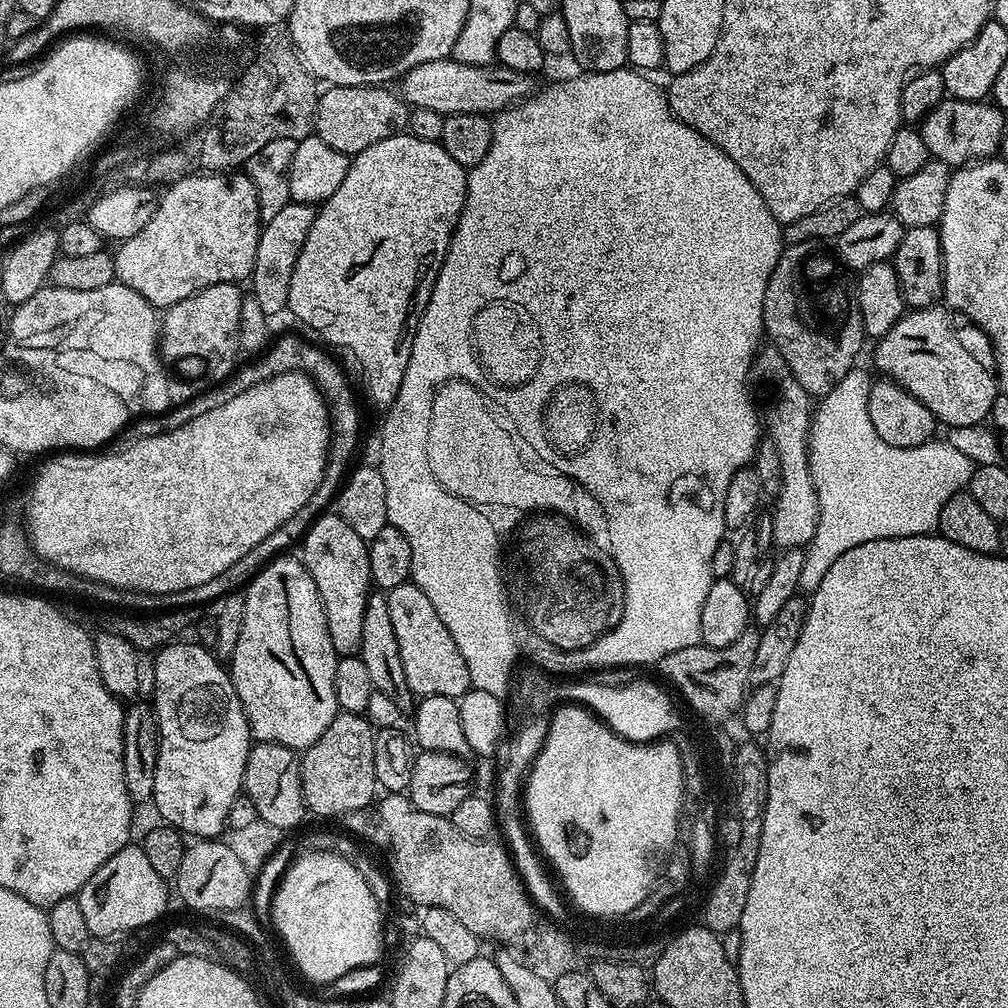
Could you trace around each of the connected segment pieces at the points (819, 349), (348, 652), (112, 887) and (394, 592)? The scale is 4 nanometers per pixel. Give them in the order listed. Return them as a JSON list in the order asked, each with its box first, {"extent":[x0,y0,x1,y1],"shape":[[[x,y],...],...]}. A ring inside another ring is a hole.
[{"extent":[762,243,866,398],"shape":[[[811,243],[790,244],[781,251],[770,274],[770,282],[766,282],[766,294],[762,298],[762,318],[767,339],[779,350],[798,384],[812,398],[823,398],[830,394],[830,390],[834,390],[834,386],[838,386],[838,382],[842,382],[842,378],[846,378],[848,371],[857,363],[856,355],[866,343],[866,337],[860,312],[853,314],[852,320],[848,320],[848,328],[844,328],[844,336],[840,336],[840,340],[824,340],[824,336],[812,336],[812,332],[804,332],[804,328],[800,328],[792,313],[790,262],[800,260],[800,256],[804,256],[804,252],[809,252],[812,247]]]},{"extent":[302,514,372,657],"shape":[[[321,514],[304,533],[303,544],[302,563],[318,586],[326,614],[326,626],[330,630],[330,642],[337,657],[355,656],[362,642],[362,614],[366,612],[372,584],[367,543],[358,534],[354,534],[354,530],[350,530],[350,526],[346,526],[340,516]]]},{"extent":[78,847,168,938],"shape":[[[143,847],[118,850],[79,890],[78,899],[89,933],[96,938],[116,938],[122,934],[119,932],[132,932],[154,923],[168,908],[168,888],[154,866],[150,866]]]},{"extent":[387,582,472,697],"shape":[[[411,582],[391,589],[387,597],[390,619],[394,625],[394,638],[398,638],[398,654],[402,654],[402,670],[406,674],[406,683],[413,697],[465,696],[472,687],[470,670],[466,670],[466,662],[462,654],[458,654],[454,638],[450,638],[450,630],[442,626],[438,610],[430,606],[430,598],[426,598],[420,587]]]}]

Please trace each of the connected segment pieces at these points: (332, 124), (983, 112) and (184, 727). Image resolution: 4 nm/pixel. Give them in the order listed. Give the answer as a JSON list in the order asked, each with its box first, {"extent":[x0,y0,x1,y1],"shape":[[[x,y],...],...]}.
[{"extent":[313,86,409,156],"shape":[[[328,86],[319,93],[316,116],[313,118],[314,135],[326,146],[334,146],[344,156],[357,156],[366,146],[382,142],[382,138],[399,136],[408,127],[409,105],[388,86]]]},{"extent":[918,98,1006,166],"shape":[[[945,98],[919,121],[918,127],[931,159],[949,166],[967,166],[977,158],[991,157],[999,149],[1006,130],[1004,116],[1005,113],[992,102]]]},{"extent":[152,642,254,838],"shape":[[[173,642],[167,648],[161,648],[155,653],[154,660],[156,665],[152,668],[152,700],[156,714],[156,725],[160,731],[160,749],[158,750],[158,770],[154,770],[154,794],[152,795],[152,804],[156,812],[161,816],[165,825],[171,826],[181,834],[187,834],[192,838],[216,838],[221,835],[220,831],[225,831],[230,814],[230,806],[236,796],[241,795],[244,782],[244,767],[248,752],[252,749],[254,737],[251,730],[248,729],[248,719],[244,713],[244,708],[240,704],[238,694],[232,685],[232,678],[227,667],[224,668],[219,659],[209,649],[197,642],[184,644],[185,642]]]}]

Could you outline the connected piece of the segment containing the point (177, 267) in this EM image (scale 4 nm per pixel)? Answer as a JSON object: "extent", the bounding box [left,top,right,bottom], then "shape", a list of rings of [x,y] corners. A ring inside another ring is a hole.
{"extent":[115,174,262,310],"shape":[[[197,174],[171,181],[163,189],[164,196],[162,192],[159,197],[154,218],[115,250],[115,279],[142,294],[157,310],[174,306],[174,302],[190,298],[190,294],[198,294],[198,290],[206,290],[206,286],[247,281],[254,270],[262,227],[258,198],[247,174],[226,175],[230,174]]]}

